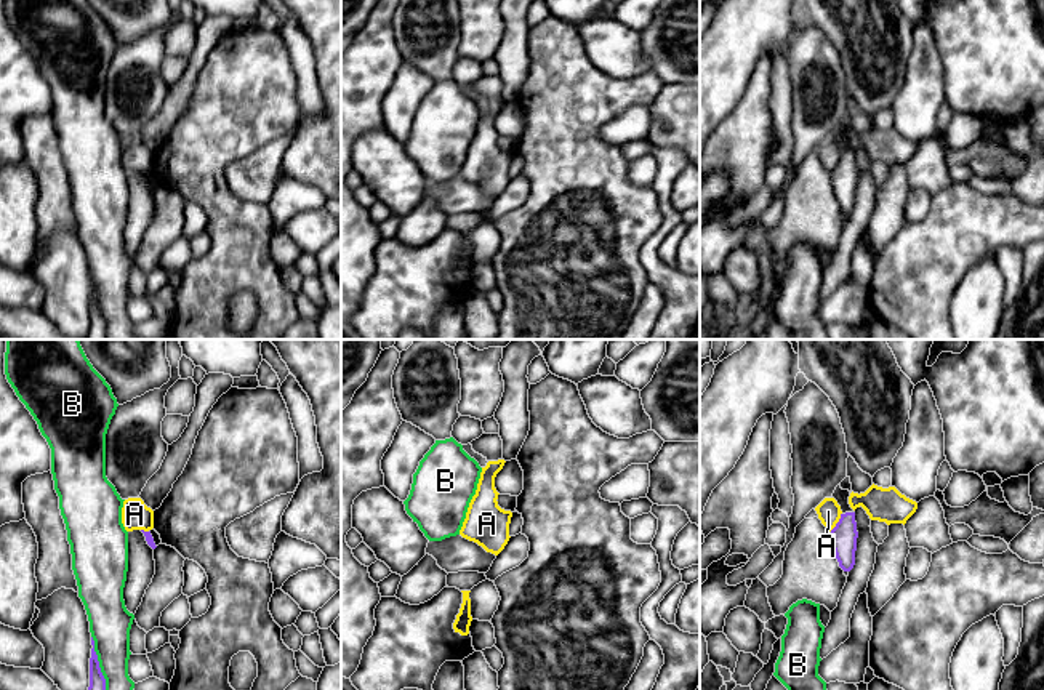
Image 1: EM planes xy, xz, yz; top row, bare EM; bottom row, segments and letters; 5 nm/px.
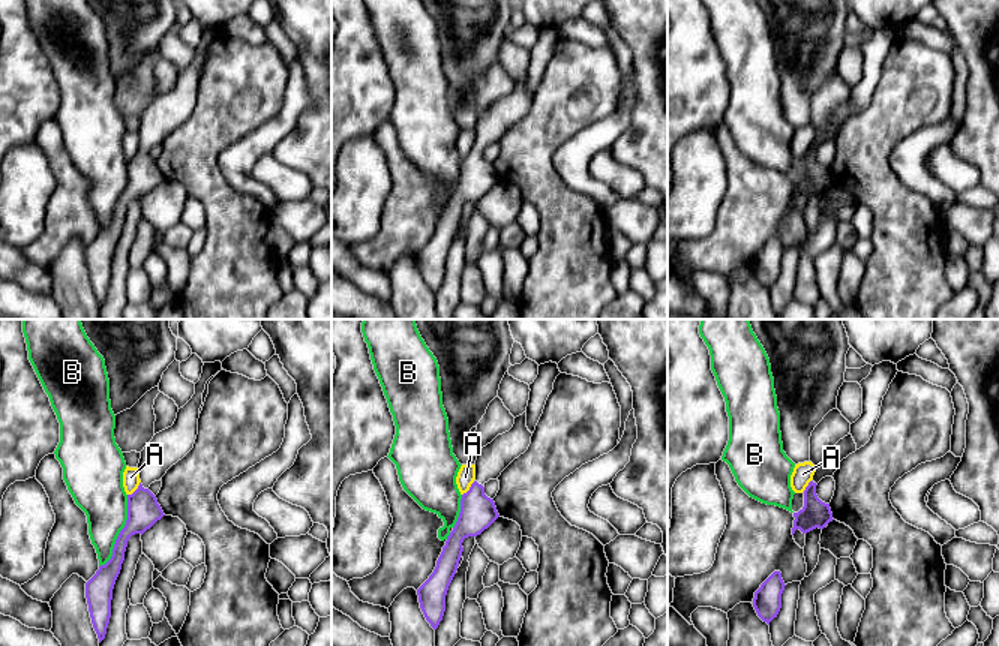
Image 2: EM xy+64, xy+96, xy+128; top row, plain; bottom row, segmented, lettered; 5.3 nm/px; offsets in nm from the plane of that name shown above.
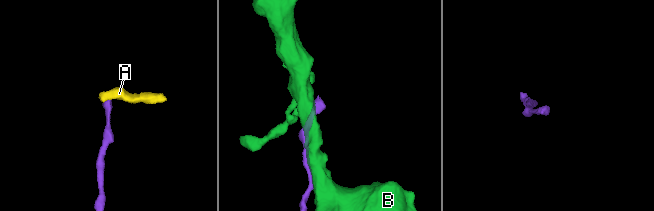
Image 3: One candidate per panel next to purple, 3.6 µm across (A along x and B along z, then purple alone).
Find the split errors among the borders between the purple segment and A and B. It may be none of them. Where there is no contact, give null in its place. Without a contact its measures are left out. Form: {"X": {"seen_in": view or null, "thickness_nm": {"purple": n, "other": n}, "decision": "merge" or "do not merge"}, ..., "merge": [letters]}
{"A": {"seen_in": "yz", "thickness_nm": {"purple": 130, "other": 120}, "decision": "do not merge"}, "B": {"seen_in": "xy", "thickness_nm": {"purple": 80, "other": 200}, "decision": "do not merge"}, "merge": []}

